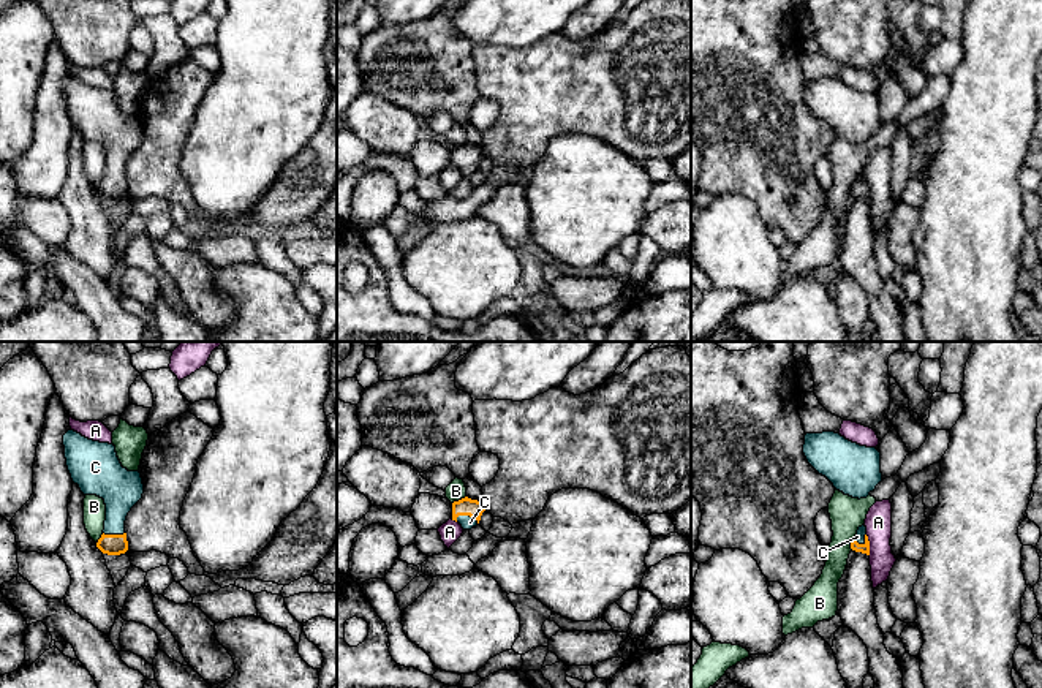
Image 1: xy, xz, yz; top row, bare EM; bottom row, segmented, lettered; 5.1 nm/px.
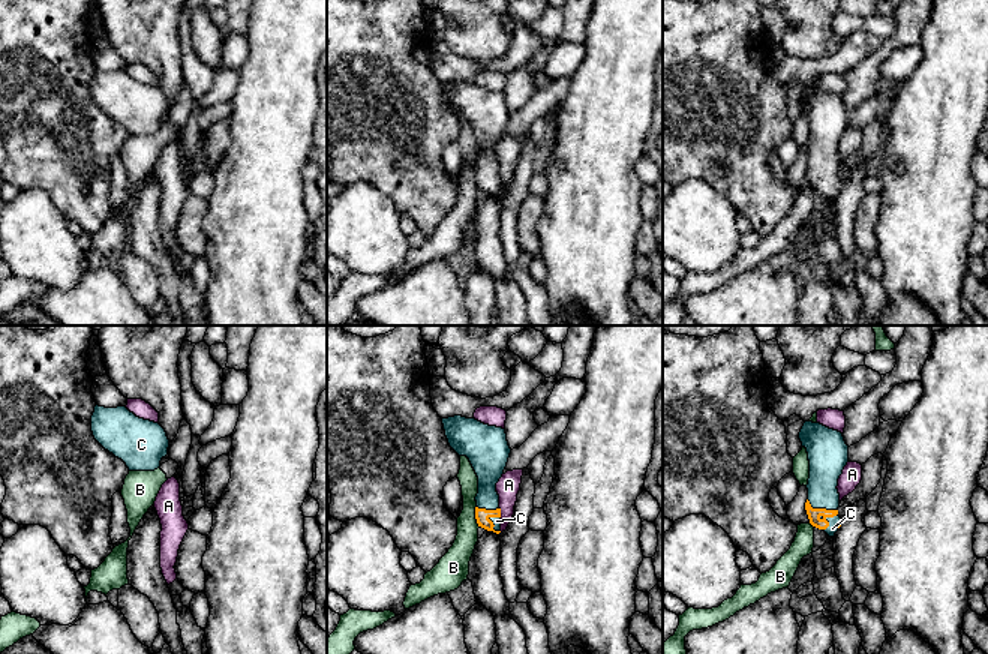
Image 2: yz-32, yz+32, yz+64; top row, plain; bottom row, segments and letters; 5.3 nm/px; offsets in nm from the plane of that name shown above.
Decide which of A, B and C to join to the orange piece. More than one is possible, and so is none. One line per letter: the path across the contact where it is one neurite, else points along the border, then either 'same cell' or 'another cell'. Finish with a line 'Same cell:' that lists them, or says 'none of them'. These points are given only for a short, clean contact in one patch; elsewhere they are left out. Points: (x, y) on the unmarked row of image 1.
A: border yz (865, 181), (870, 200); another cell
B: border yz (854, 181), (851, 195); another cell
C: same cell
Same cell: C

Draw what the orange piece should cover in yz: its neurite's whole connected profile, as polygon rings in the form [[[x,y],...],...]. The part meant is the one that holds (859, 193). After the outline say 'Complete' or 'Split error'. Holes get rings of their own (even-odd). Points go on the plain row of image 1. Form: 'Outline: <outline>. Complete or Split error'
Outline: [[[865,171],[859,172],[857,180],[851,187],[851,195],[870,201],[870,187]]]. Split error

